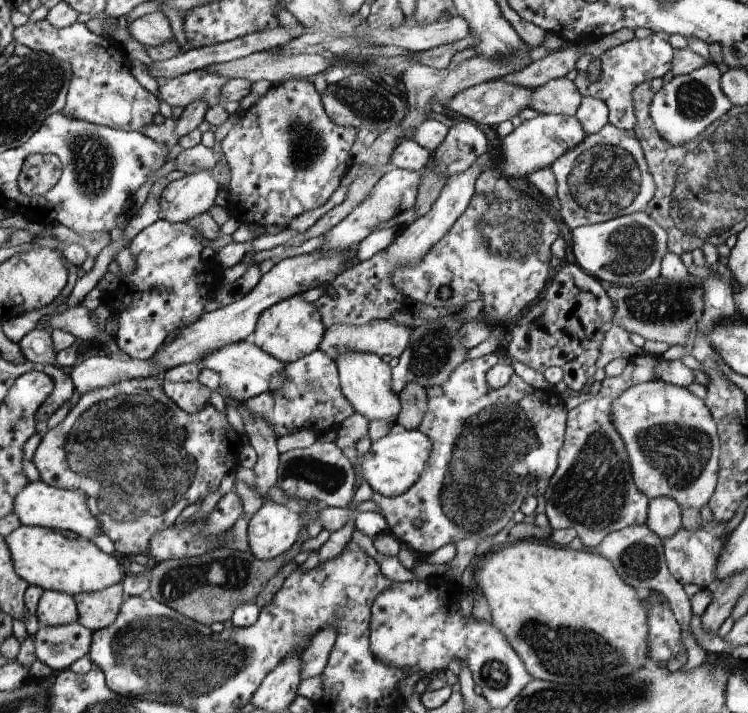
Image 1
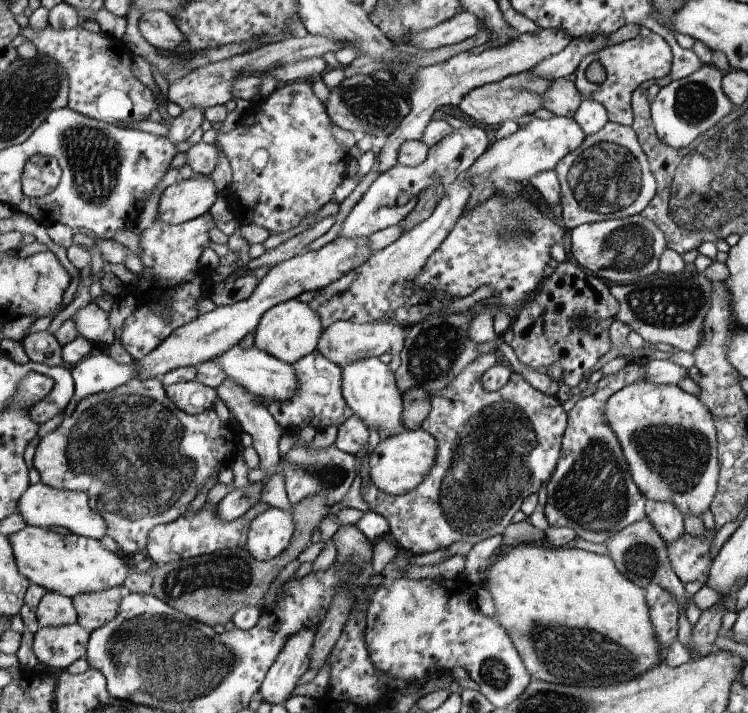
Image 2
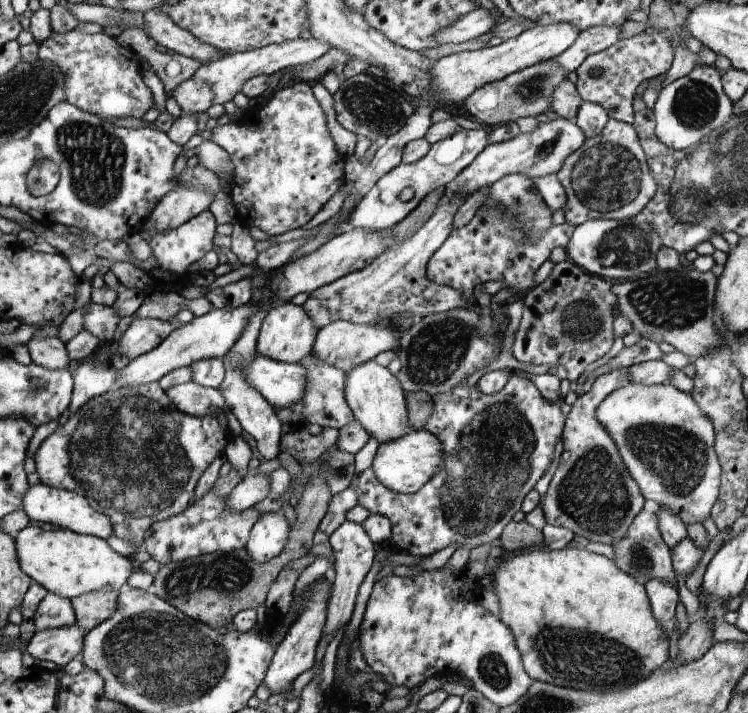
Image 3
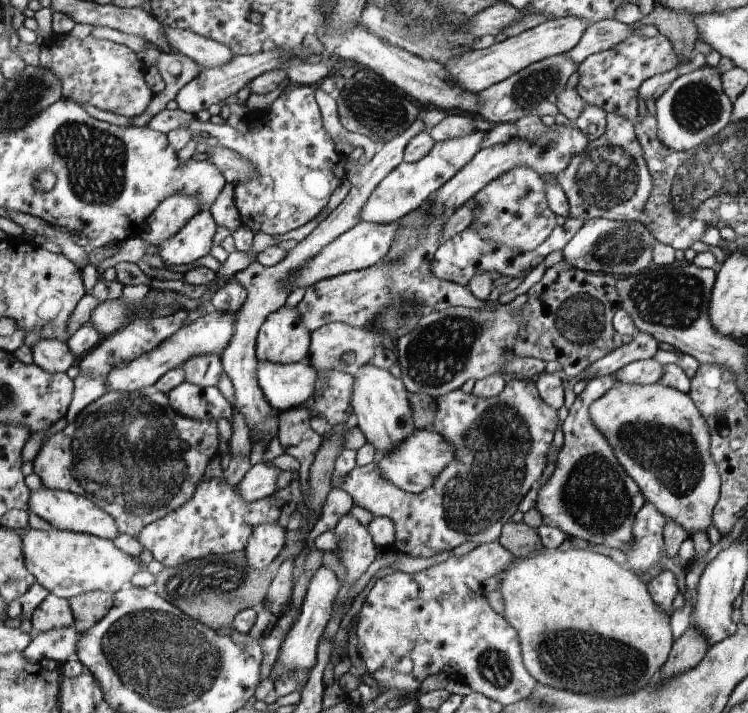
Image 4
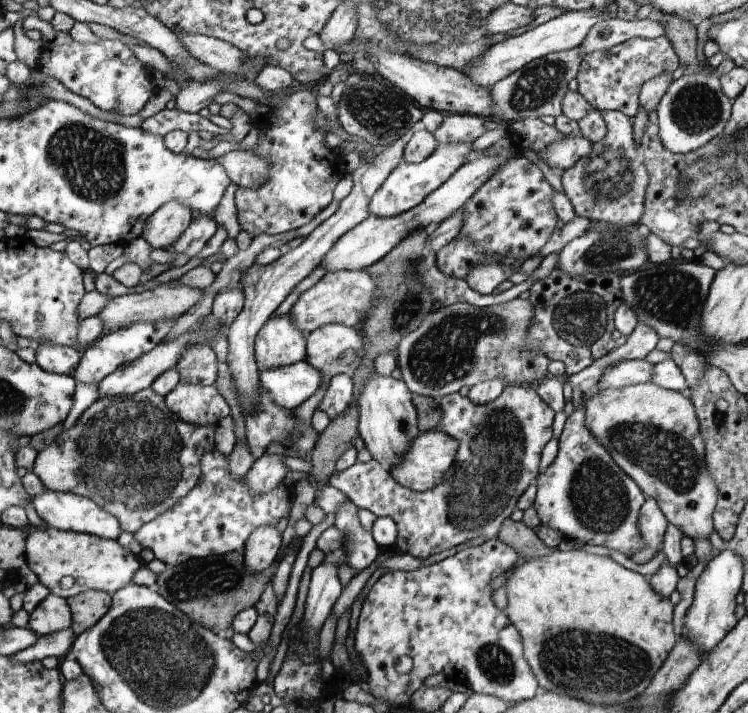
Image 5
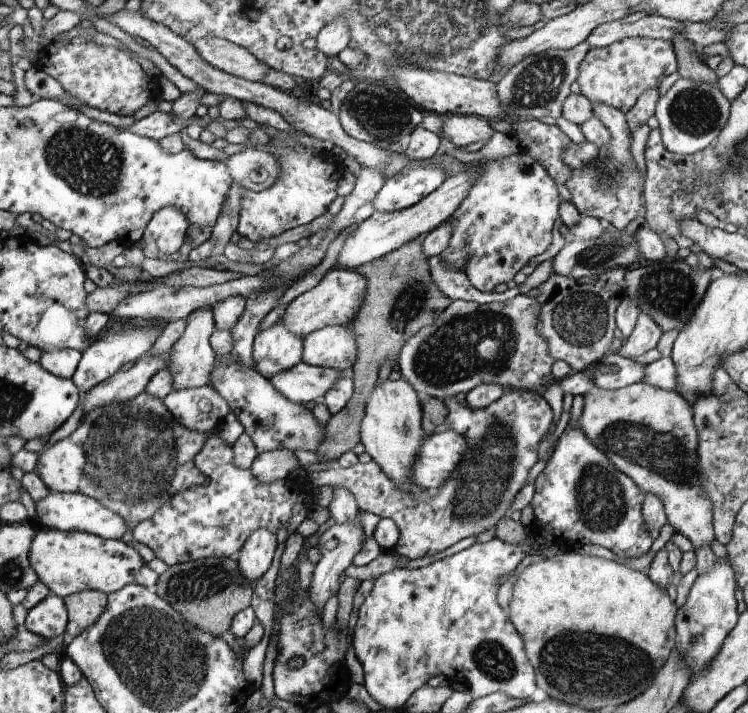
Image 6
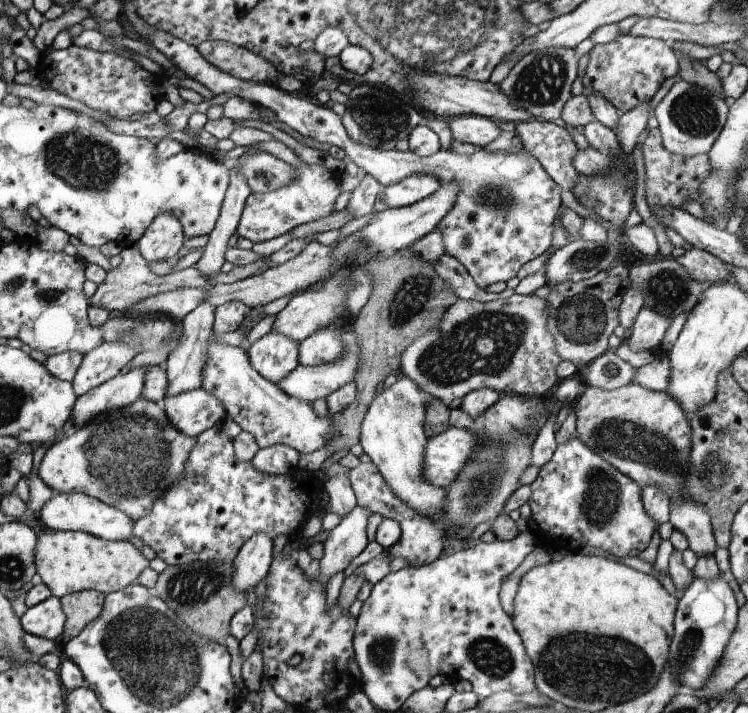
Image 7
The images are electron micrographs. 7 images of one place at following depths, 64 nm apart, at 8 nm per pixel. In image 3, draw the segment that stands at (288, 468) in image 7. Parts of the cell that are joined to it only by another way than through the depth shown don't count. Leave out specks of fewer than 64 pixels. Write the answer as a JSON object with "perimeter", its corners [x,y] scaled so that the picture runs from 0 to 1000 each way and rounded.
{"perimeter":[[[332,658],[330,665],[313,683],[310,690],[303,696],[306,698],[306,711],[311,717],[329,715],[340,710],[344,704],[353,701],[361,693],[361,666],[349,665],[344,658]]]}

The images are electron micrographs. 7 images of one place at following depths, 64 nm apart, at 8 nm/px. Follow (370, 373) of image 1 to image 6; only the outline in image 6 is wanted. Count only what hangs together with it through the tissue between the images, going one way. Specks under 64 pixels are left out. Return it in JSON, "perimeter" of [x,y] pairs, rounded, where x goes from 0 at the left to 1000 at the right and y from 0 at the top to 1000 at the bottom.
{"perimeter":[[[540,530],[529,534],[517,532],[508,541],[500,543],[491,561],[488,585],[483,589],[481,599],[484,630],[495,637],[497,647],[509,652],[535,687],[551,697],[561,697],[574,689],[560,683],[553,675],[549,676],[548,670],[570,614],[564,589],[564,561],[557,547]]]}

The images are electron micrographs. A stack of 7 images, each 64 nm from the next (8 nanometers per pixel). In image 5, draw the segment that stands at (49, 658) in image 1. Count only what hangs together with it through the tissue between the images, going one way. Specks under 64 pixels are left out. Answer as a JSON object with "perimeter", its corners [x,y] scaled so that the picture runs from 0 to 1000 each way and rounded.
{"perimeter":[[[94,882],[64,892],[52,892],[41,907],[16,919],[15,926],[20,926],[24,931],[35,931],[59,926],[63,920],[94,921],[95,903],[99,895],[100,892]]]}

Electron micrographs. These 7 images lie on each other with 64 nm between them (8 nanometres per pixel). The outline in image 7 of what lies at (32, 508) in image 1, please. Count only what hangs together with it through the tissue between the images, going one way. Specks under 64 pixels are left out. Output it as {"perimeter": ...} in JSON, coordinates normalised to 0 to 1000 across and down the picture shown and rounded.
{"perimeter":[[[72,691],[49,722],[63,743],[112,745],[146,759],[170,759],[179,749],[182,735],[163,714],[112,691]]]}

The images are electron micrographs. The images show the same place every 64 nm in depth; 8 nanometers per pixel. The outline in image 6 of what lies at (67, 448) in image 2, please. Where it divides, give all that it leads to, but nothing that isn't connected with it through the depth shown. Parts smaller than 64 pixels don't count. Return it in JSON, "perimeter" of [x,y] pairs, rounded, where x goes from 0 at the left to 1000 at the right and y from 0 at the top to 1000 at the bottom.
{"perimeter":[[[193,550],[174,564],[147,565],[112,581],[99,606],[67,626],[49,642],[47,659],[67,689],[112,691],[126,697],[142,712],[163,722],[176,742],[199,728],[237,690],[271,675],[258,645],[273,627],[278,610],[246,600],[222,572],[218,560]]]}

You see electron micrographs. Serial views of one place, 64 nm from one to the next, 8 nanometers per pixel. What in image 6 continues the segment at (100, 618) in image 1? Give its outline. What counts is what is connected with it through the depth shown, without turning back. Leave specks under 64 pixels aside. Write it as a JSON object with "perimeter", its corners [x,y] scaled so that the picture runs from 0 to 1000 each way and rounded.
{"perimeter":[[[114,827],[90,836],[86,843],[92,860],[88,892],[95,896],[135,867],[144,850],[146,835],[136,829]]]}

